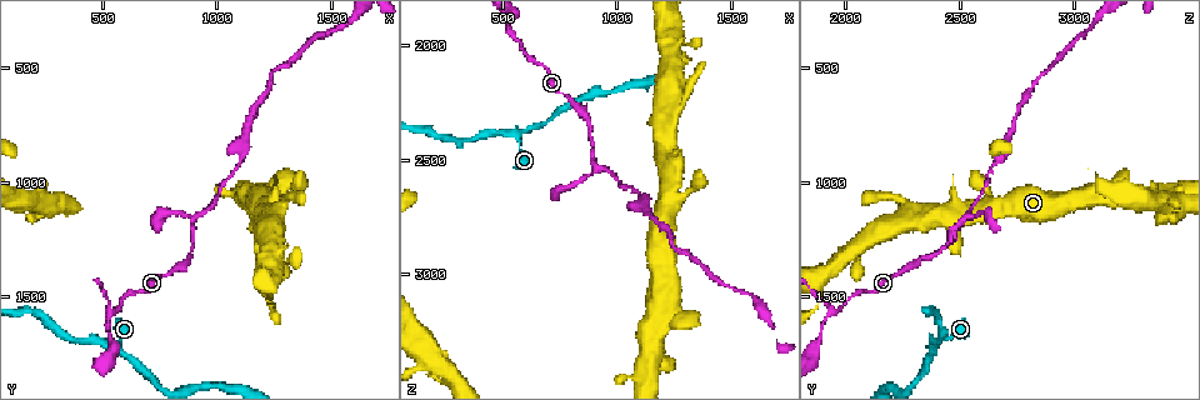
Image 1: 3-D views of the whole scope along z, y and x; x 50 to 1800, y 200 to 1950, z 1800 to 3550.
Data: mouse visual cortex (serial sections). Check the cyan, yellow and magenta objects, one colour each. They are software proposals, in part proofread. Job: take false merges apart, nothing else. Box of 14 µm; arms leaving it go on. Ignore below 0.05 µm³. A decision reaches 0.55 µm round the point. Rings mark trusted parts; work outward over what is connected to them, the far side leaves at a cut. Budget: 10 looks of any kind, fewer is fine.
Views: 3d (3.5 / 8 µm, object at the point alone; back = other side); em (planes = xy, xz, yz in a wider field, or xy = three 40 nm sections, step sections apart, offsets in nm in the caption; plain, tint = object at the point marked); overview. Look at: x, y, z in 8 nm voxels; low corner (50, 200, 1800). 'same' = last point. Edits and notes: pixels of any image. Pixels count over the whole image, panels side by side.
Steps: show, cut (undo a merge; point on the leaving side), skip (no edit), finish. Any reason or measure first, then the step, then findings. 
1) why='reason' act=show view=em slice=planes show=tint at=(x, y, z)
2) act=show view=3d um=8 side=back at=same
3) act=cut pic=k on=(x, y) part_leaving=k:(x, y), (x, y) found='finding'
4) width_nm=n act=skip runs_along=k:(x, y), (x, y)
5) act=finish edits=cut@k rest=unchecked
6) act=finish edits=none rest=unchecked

why='arms part here' act=show view=3d um=3.5 at=(900, 1140, 2530)

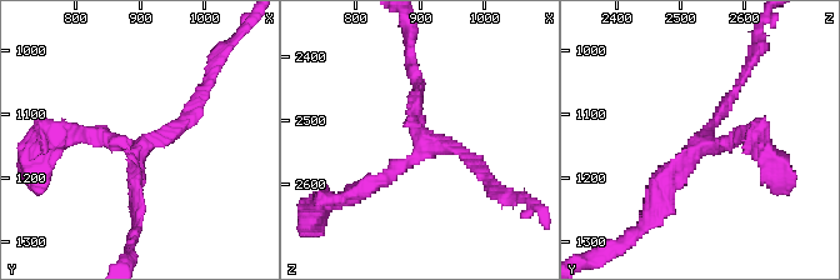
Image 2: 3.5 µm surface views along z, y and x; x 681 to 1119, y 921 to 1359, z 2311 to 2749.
arms=3 arm_widths_nm=150,200,200 why='need the tissue' act=show view=em slice=xy step=2 show=tint at=(910, 1145, 2535)

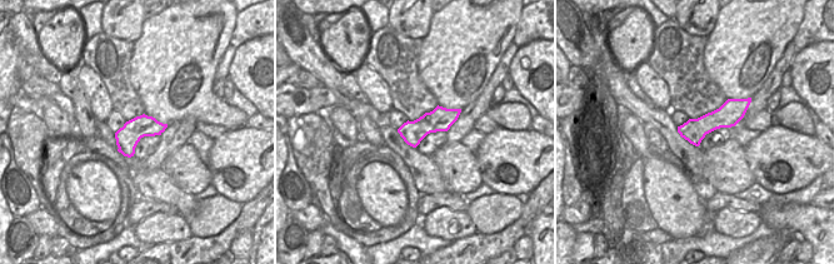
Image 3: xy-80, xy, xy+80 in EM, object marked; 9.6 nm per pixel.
act=skip runs_along=3:(742, 104), (698, 129), (680, 129) found='all the same cell'

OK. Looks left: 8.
why='three arms meet' act=show view=3d um=3.5 at=(550, 1720, 2400)

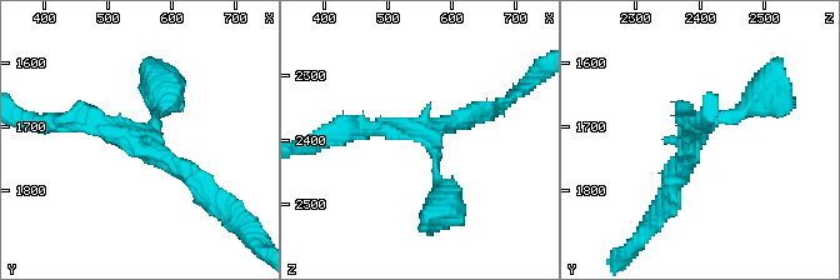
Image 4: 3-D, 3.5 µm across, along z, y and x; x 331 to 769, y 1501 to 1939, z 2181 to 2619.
arms=3 arm_widths_nm=200,200,250 act=show view=em slice=xy step=3 show=tint at=(560, 1710, 2390)

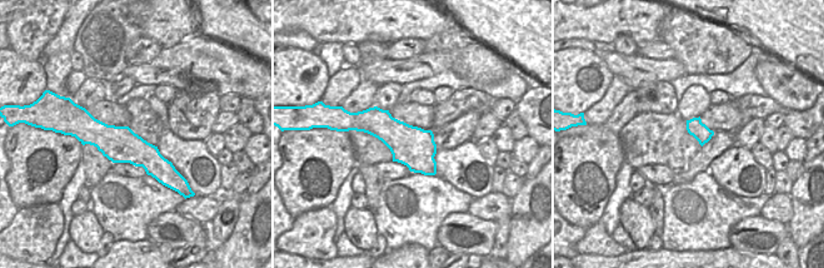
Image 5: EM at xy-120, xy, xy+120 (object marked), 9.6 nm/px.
act=skip runs_along=5:(80, 124), (170, 168) found='all the same cell'

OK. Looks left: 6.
why='arms part here' act=show view=3d um=3.5 at=(530, 1570, 1930)

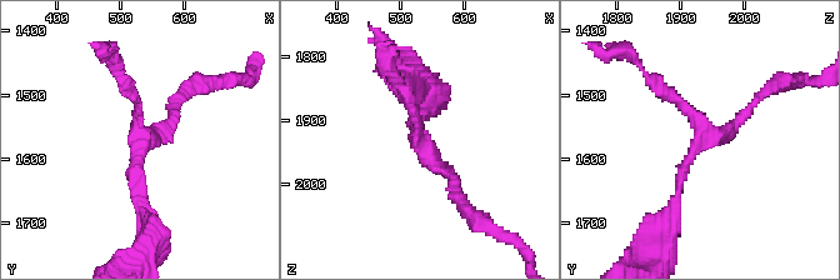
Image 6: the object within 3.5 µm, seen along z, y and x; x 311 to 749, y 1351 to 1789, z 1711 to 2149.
arms=3 arm_widths_nm=150,150,150 why='now the EM' act=show view=em slice=xy step=5 show=tint at=(535, 1565, 1945)

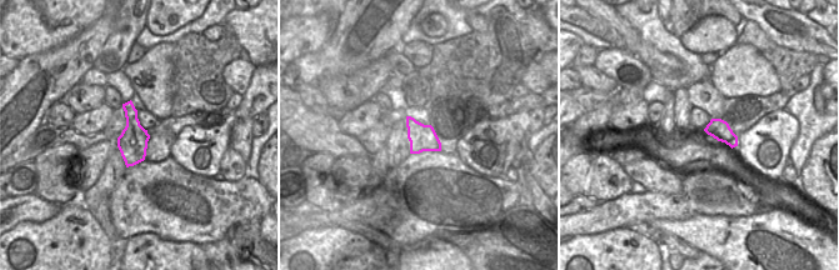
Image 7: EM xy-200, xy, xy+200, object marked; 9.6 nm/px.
act=skip runs_along=6:(765, 90), (685, 163), (673, 205) found='all the same cell'

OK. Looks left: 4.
why='side arm on a straight run' act=show view=3d um=8 at=(1230, 1140, 2470)

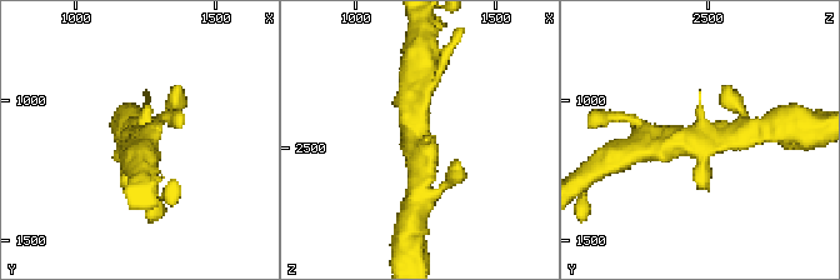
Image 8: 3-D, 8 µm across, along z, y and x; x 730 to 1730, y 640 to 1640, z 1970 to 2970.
act=show view=3d um=3.5 at=(1240, 1140, 2480)

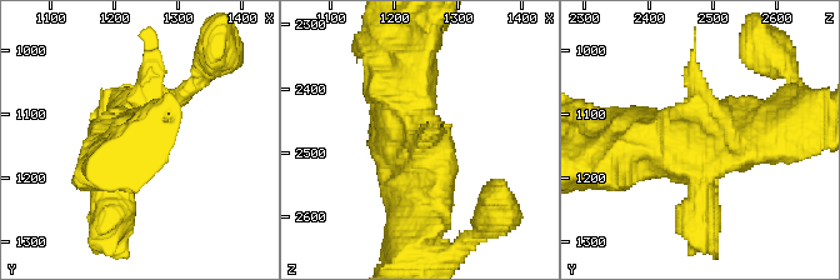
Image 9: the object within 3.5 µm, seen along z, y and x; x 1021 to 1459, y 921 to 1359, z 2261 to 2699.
act=show view=em slice=xy step=3 show=tint at=(1225, 1140, 2480)

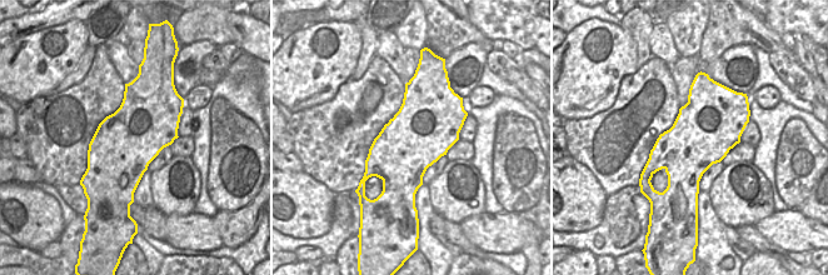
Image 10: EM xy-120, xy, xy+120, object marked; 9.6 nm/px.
act=skip runs_along=9:(778, 131), (663, 139), (621, 150) found='continuous, no second cell'

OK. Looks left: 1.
act=finish edits=none rest=unchecked

